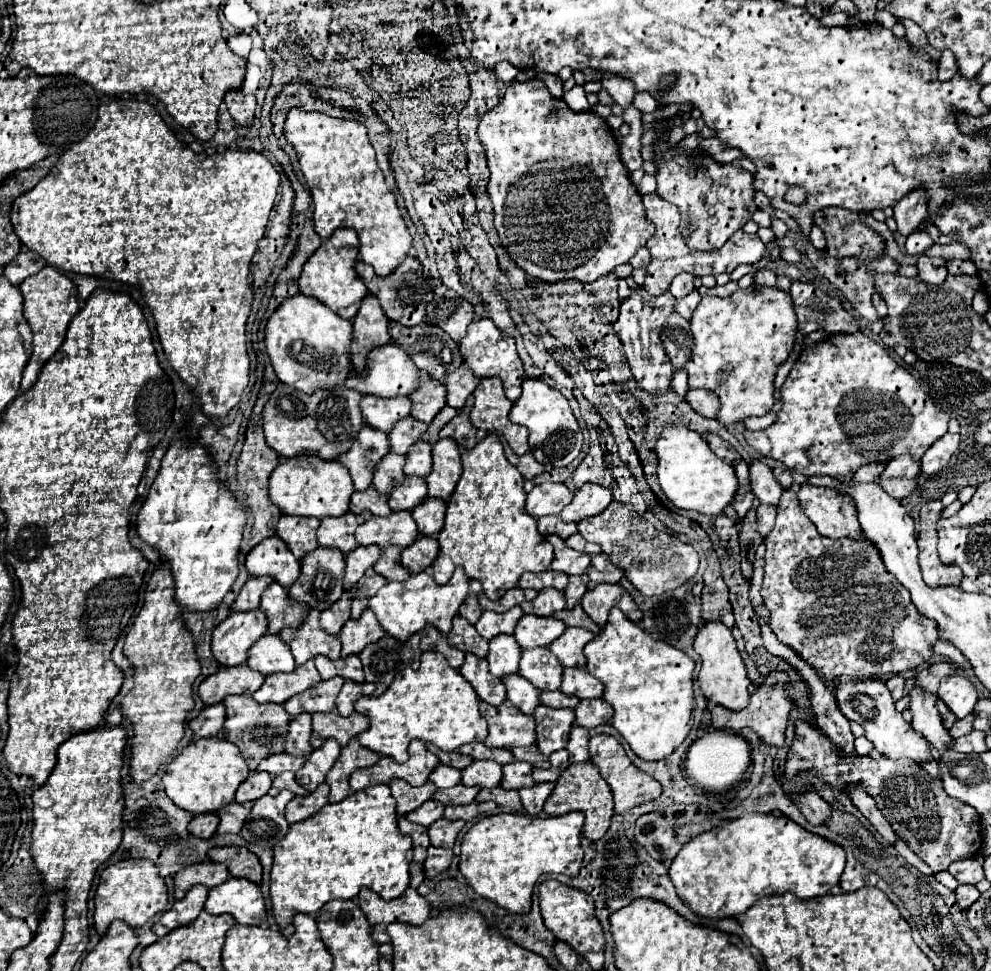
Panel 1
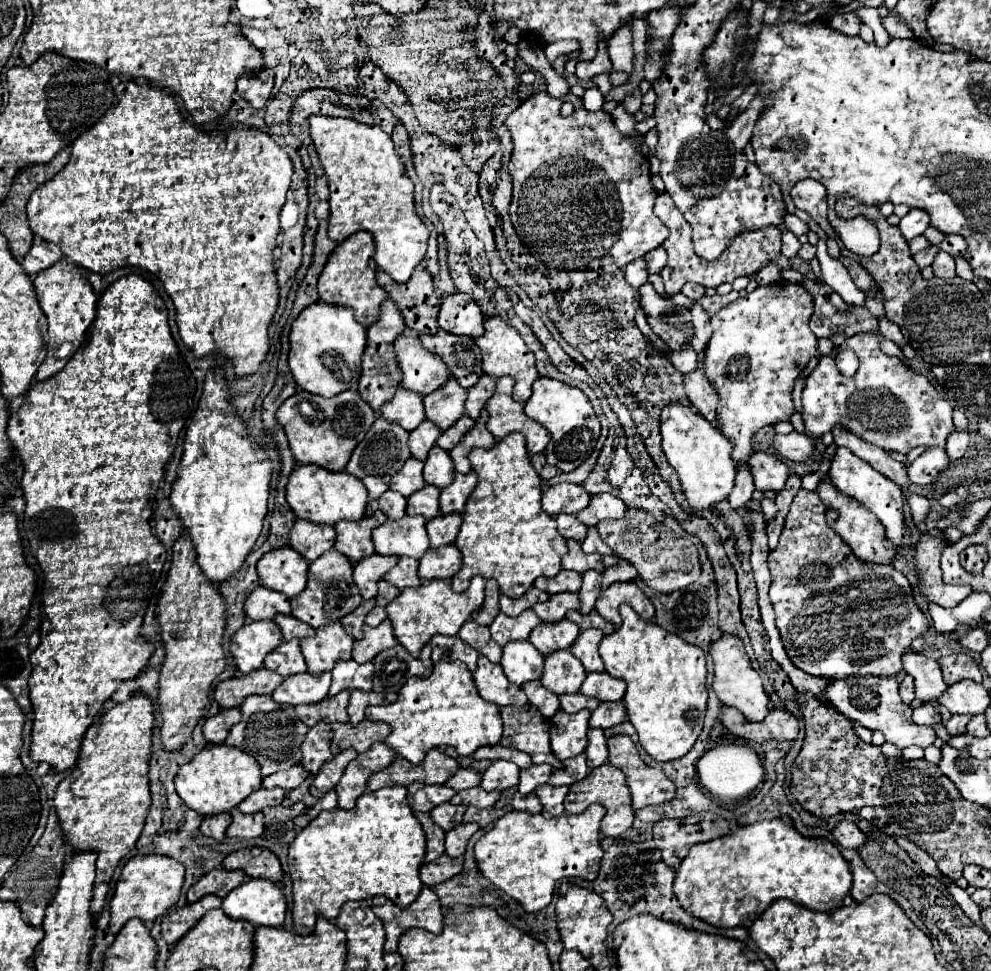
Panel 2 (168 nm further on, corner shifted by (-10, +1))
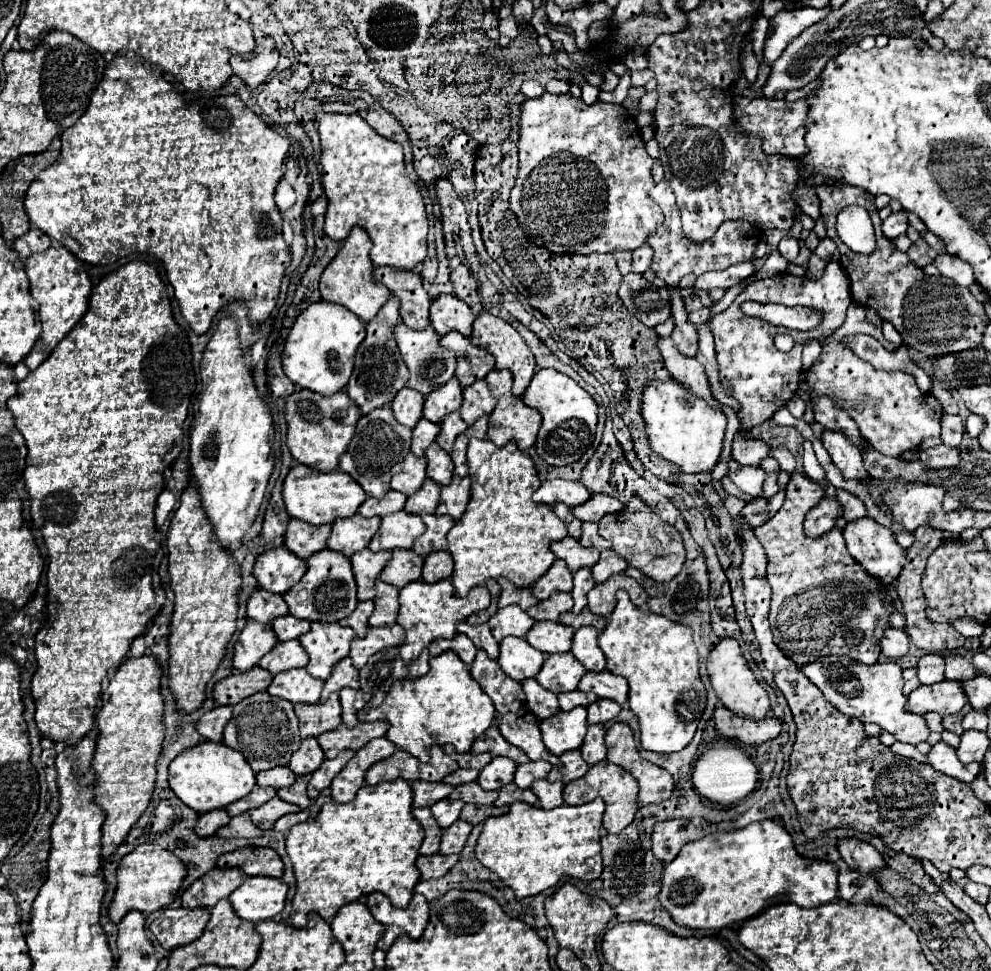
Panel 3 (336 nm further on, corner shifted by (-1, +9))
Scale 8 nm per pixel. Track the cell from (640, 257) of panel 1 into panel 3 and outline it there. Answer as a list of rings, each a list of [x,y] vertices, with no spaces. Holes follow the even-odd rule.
[[[643,243],[639,249],[633,251],[633,271],[645,273],[651,267],[651,259],[653,259],[653,249],[647,243]]]

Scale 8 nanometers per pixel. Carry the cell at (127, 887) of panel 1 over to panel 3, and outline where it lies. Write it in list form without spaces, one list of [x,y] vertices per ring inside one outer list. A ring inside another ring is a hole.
[[[139,845],[131,853],[127,853],[117,869],[117,893],[113,897],[113,903],[109,907],[109,919],[113,923],[119,923],[123,915],[137,909],[141,913],[153,913],[161,907],[167,907],[175,901],[175,895],[187,875],[187,867],[179,857],[175,857],[171,851],[165,851],[159,845]]]

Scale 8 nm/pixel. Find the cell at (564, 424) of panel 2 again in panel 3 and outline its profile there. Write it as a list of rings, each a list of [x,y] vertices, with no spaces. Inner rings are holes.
[[[539,369],[521,399],[525,405],[537,409],[543,417],[535,449],[545,463],[563,467],[579,461],[585,455],[595,439],[597,427],[597,403],[585,389],[555,369]]]

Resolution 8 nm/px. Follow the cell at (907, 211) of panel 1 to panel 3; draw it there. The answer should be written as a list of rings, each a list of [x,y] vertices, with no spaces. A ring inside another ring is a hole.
[[[903,211],[899,213],[891,213],[885,221],[883,221],[883,235],[887,239],[895,239],[897,235],[903,235],[907,231],[909,223],[907,223],[907,215]]]

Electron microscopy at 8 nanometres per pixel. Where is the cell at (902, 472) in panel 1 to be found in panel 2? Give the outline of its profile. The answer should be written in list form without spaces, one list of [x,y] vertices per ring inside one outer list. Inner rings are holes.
[[[926,449],[916,461],[908,465],[908,477],[916,485],[928,485],[948,465],[950,465],[950,459],[944,449]]]

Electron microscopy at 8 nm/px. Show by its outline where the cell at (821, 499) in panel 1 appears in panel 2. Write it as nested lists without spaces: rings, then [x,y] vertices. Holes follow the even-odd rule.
[[[820,481],[816,487],[816,495],[822,499],[822,503],[826,505],[826,509],[836,511],[836,521],[832,523],[832,529],[844,539],[844,543],[850,545],[850,549],[854,551],[854,555],[862,561],[872,561],[872,563],[890,563],[894,559],[894,551],[890,549],[890,545],[884,541],[884,527],[880,525],[880,521],[868,511],[864,509],[864,505],[860,505],[856,499],[840,493],[830,481]]]

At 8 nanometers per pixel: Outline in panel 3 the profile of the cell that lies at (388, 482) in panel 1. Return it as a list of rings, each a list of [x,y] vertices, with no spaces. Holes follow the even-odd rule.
[[[409,453],[405,463],[403,463],[403,469],[391,479],[391,489],[407,493],[407,495],[413,495],[415,491],[421,489],[423,481],[427,479],[425,467],[427,467],[425,459],[415,457],[413,453]]]

